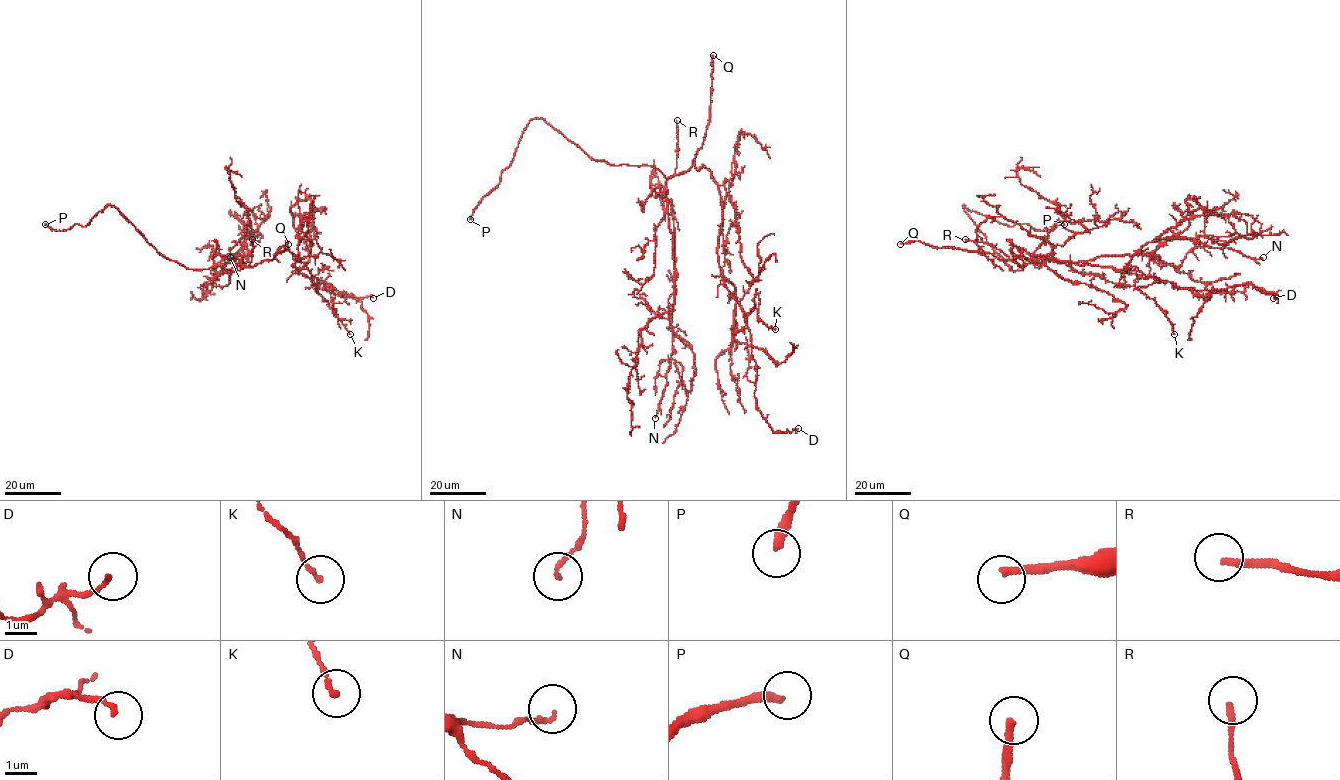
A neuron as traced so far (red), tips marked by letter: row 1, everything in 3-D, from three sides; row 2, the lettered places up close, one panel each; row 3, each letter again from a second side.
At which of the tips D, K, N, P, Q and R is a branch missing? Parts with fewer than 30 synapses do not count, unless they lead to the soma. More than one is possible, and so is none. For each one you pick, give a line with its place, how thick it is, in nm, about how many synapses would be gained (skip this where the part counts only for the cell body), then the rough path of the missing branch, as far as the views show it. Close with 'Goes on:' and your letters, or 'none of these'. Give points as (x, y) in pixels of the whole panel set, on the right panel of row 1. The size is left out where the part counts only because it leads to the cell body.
P: Place: (1064, 224). Thickness 280 nm. Course of what is missing: (1064, 224), (1098, 239), (1120, 241)
Q: Place: (900, 244). Thickness 240 nm. Roughly 300 synapses
R: Place: (965, 239). Thickness 190 nm. Roughly 45 synapses. Course of what is missing: (965, 239), (960, 239), (957, 233), (946, 227), (932, 206), (931, 199), (940, 191), (939, 186)
Goes on: P, Q, R

